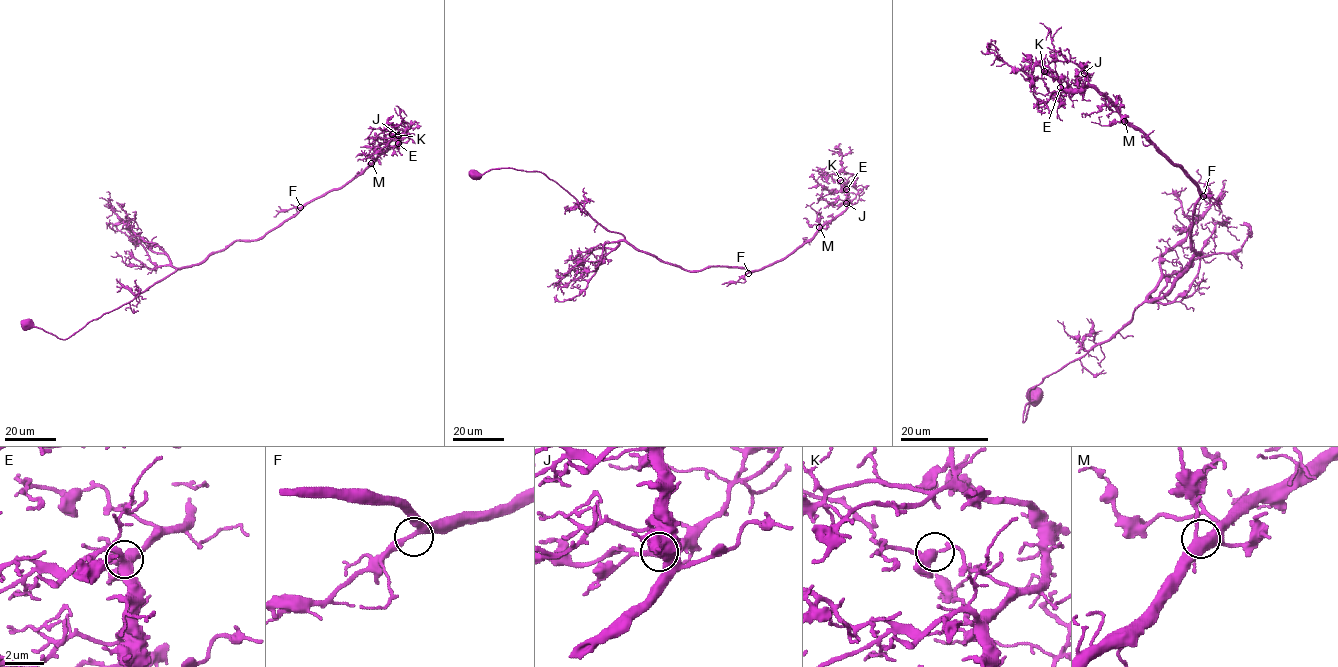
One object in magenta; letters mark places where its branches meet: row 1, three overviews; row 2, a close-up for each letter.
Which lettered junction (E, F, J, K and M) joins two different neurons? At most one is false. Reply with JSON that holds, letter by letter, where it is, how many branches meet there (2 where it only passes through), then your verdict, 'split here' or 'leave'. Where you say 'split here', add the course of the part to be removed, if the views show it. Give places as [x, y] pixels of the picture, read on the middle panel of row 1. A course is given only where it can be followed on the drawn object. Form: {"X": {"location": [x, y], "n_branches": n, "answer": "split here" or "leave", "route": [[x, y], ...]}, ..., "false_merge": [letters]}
{"E": {"location": [846, 189], "n_branches": 3, "answer": "leave"}, "F": {"location": [748, 273], "n_branches": 3, "answer": "leave"}, "J": {"location": [846, 203], "n_branches": 3, "answer": "leave"}, "K": {"location": [840, 180], "n_branches": 3, "answer": "leave"}, "M": {"location": [819, 227], "n_branches": 3, "answer": "leave"}, "false_merge": []}

